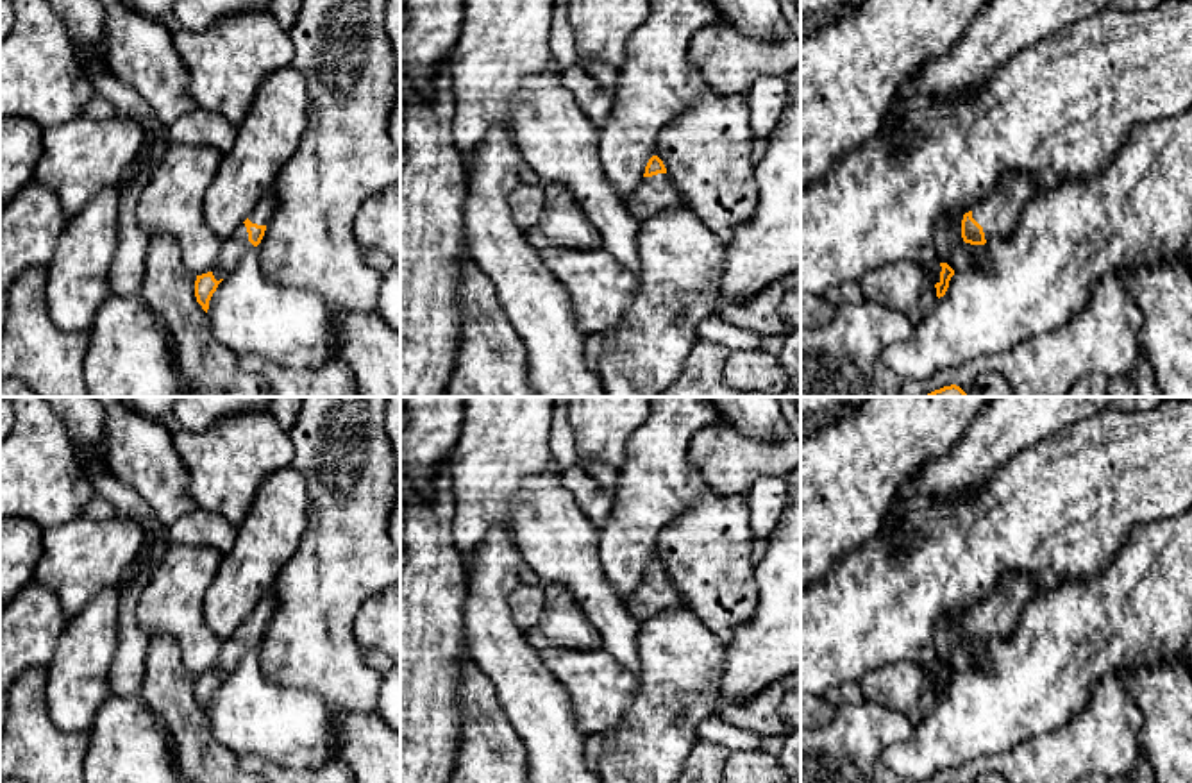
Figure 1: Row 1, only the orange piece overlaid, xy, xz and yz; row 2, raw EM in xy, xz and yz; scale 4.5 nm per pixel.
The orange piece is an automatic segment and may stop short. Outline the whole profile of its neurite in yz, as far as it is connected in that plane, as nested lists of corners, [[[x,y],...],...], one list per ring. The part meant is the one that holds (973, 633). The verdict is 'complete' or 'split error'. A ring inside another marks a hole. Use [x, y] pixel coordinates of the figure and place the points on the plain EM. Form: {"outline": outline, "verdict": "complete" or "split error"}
{"outline": [[[1017,574],[1004,576],[994,595],[963,615],[963,642],[985,645],[988,640],[1006,640],[1033,594],[1035,585],[1031,579]]], "verdict": "split error"}

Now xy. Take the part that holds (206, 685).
{"outline": [[[270,588],[256,604],[250,617],[231,635],[225,644],[225,652],[220,654],[211,672],[197,676],[195,697],[202,710],[207,713],[209,701],[218,685],[232,672],[241,654],[252,645],[257,647],[264,636],[266,624],[270,622],[277,606],[275,590]]], "verdict": "split error"}

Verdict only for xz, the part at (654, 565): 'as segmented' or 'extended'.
extended

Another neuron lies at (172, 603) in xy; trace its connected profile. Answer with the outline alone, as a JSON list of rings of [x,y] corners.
[[[170,542],[136,606],[148,640],[159,635],[173,638],[184,667],[195,676],[211,672],[225,652],[225,644],[204,620],[204,595],[220,561],[216,549]]]

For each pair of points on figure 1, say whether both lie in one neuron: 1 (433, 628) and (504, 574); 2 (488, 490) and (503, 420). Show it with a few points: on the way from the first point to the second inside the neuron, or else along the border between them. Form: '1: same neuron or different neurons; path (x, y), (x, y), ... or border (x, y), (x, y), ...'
1: different neurons; border (465, 569), (463, 635), (469, 648)
2: same neuron; path (488, 472), (488, 463), (503, 438)

